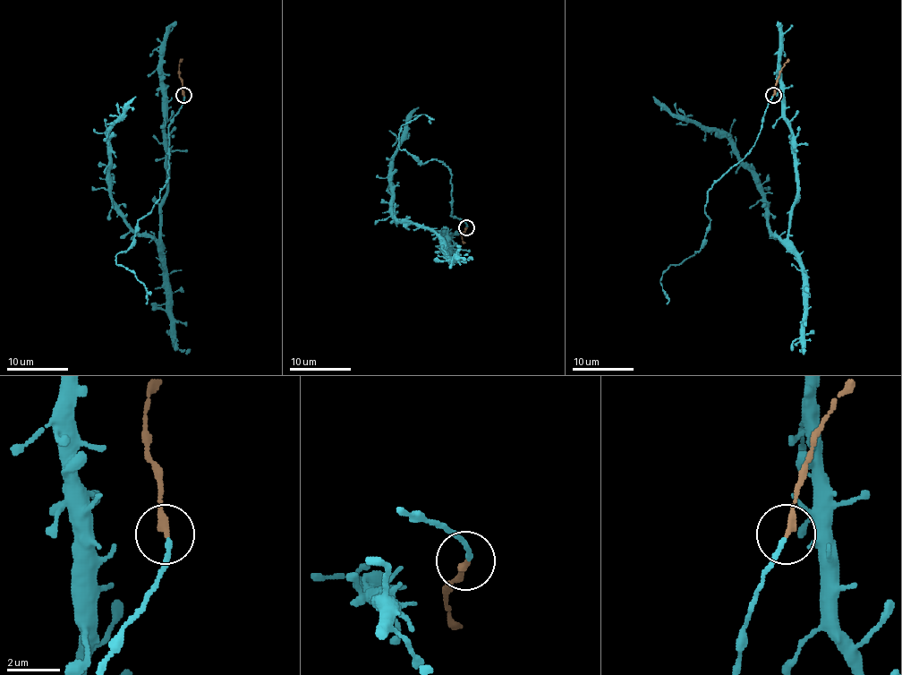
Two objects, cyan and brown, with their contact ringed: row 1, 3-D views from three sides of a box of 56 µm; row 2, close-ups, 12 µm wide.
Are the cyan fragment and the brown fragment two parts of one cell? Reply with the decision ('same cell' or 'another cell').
same cell

